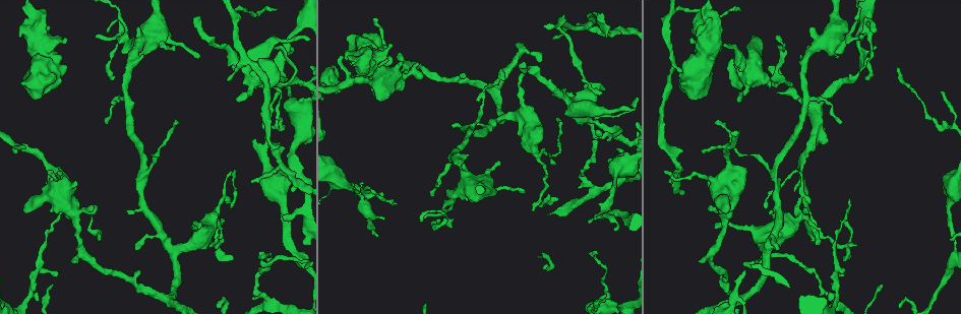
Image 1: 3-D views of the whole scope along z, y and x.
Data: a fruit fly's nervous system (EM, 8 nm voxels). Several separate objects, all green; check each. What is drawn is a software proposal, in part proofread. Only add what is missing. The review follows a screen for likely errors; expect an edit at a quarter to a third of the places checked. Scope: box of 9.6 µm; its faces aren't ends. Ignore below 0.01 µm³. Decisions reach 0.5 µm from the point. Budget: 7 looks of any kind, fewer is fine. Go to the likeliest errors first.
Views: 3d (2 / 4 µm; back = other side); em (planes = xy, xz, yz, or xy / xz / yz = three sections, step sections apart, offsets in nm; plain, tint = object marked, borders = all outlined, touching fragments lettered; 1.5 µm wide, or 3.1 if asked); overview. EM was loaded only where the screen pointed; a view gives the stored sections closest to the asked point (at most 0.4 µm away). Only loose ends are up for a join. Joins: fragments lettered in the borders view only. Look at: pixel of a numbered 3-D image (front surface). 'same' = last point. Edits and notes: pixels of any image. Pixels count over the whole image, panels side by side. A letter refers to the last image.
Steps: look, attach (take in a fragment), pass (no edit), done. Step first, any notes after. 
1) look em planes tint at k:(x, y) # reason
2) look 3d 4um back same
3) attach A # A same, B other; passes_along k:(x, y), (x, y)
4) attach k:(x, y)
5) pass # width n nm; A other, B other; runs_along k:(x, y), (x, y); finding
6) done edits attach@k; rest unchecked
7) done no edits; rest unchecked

look 3d 4um at 1:(347, 36) # stops while still wide

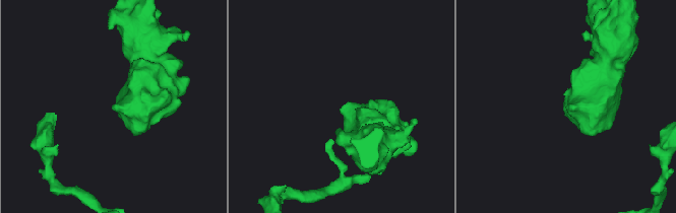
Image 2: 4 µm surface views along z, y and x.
look em 3.1um planes borders at 2:(115, 104)

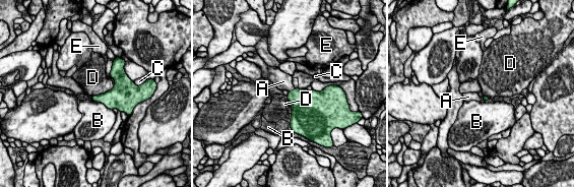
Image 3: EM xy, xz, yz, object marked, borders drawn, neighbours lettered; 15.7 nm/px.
attach A # A same, B other, C other, D other, E other; it goes on there

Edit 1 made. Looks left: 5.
look em planes borders at 1:(252, 182) # tapers out

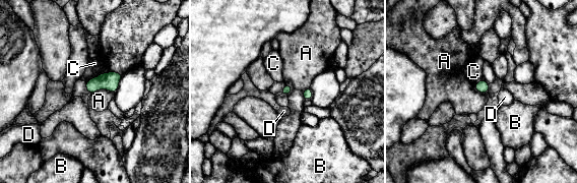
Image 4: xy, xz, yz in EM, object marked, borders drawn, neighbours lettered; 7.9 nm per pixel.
pass # A other, B other, C other, D other; border 4:(114, 93), (97, 89), (90, 95); none of them fits

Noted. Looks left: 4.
look em planes tint at 1:(395, 202) # tapers out

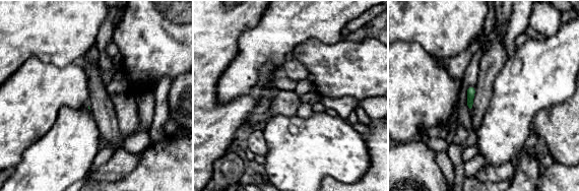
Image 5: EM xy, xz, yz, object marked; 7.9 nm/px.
look em planes borders same

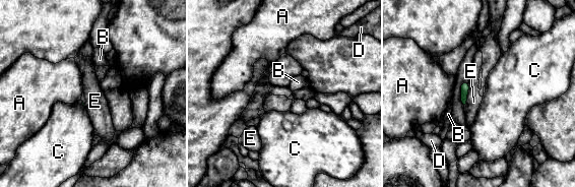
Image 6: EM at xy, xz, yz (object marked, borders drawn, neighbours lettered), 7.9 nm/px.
pass # A other, B other, C other, D other, E other; border 6:(469, 82), (467, 100), (464, 105); none of them fits

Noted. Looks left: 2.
done edits attach@3; rest unchecked

